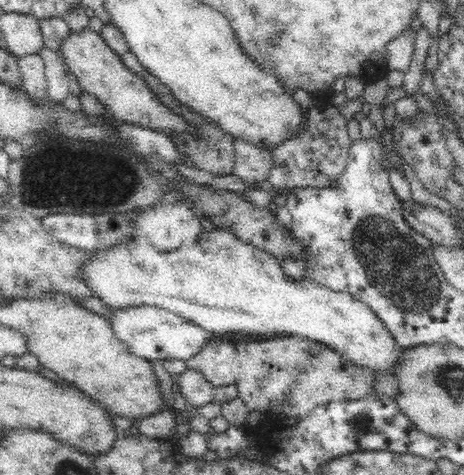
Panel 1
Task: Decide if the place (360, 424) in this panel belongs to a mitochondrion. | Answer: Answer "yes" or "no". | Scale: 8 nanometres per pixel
yes

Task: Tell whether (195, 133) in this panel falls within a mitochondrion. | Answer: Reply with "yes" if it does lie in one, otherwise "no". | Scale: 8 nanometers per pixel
no

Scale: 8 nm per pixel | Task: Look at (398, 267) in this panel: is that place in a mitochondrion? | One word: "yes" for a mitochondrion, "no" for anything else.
yes

